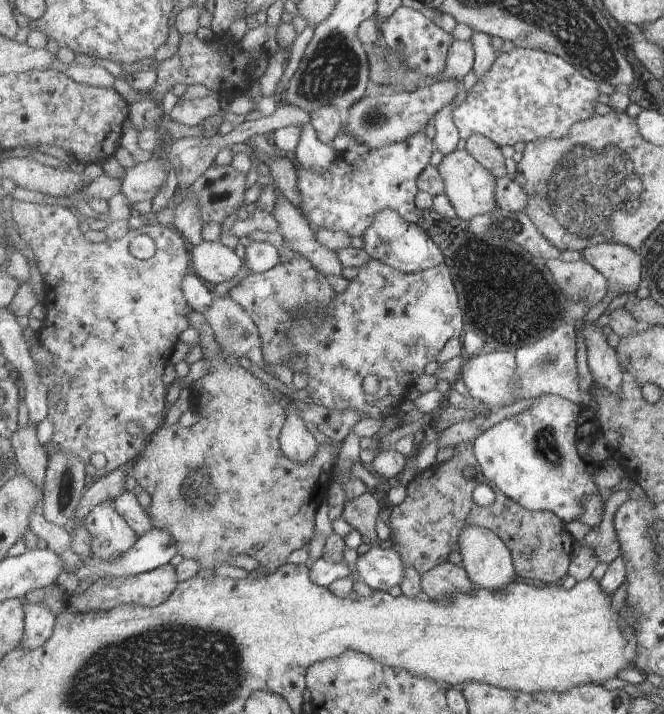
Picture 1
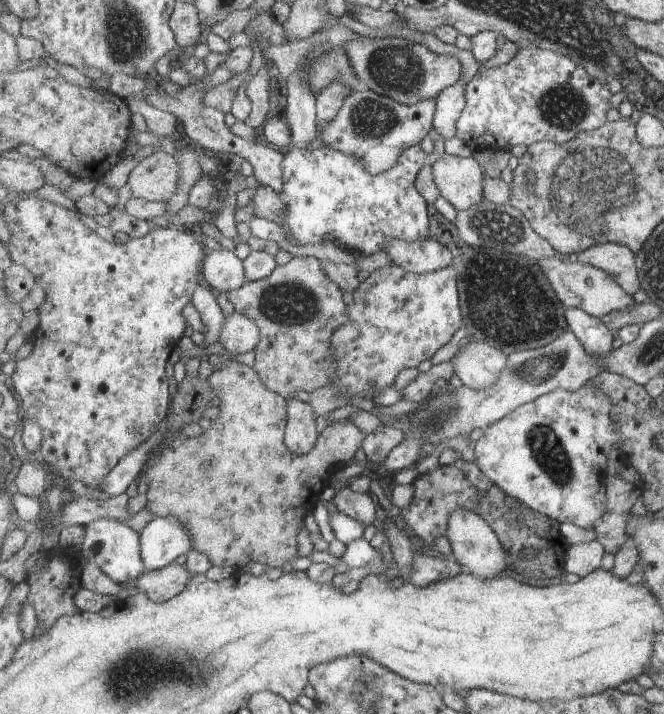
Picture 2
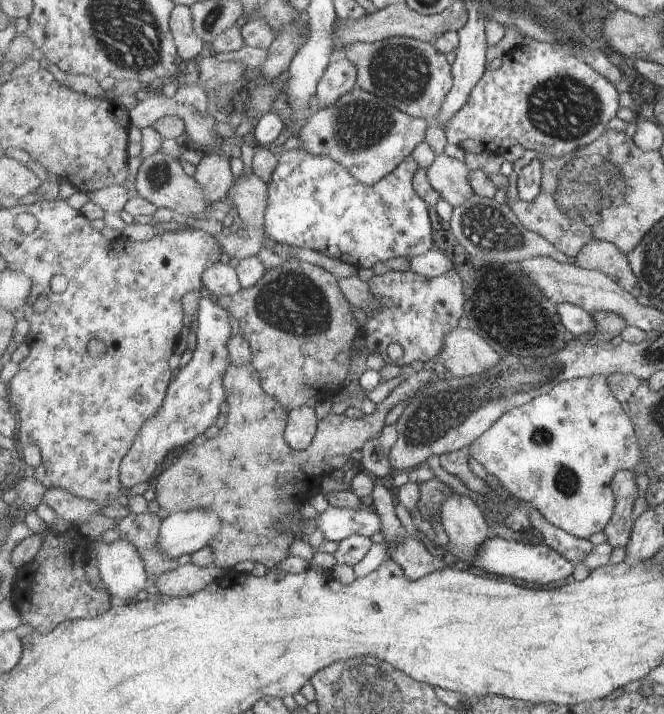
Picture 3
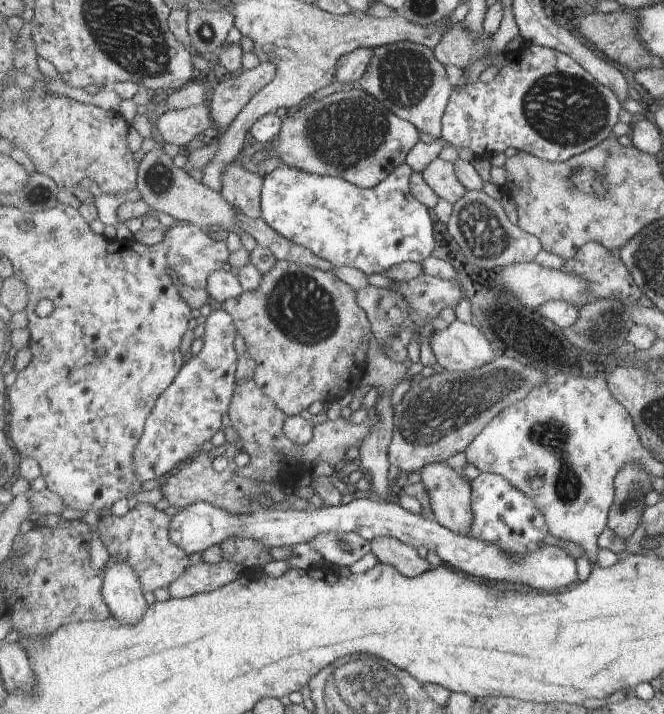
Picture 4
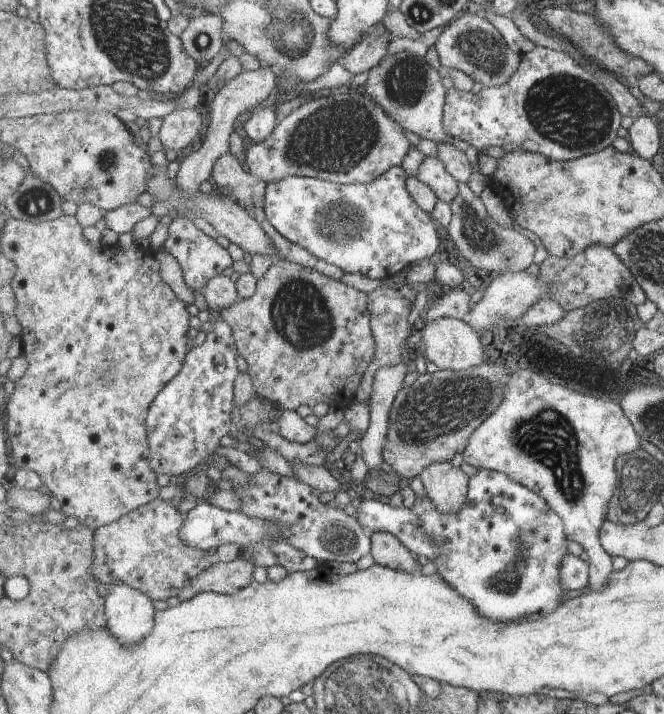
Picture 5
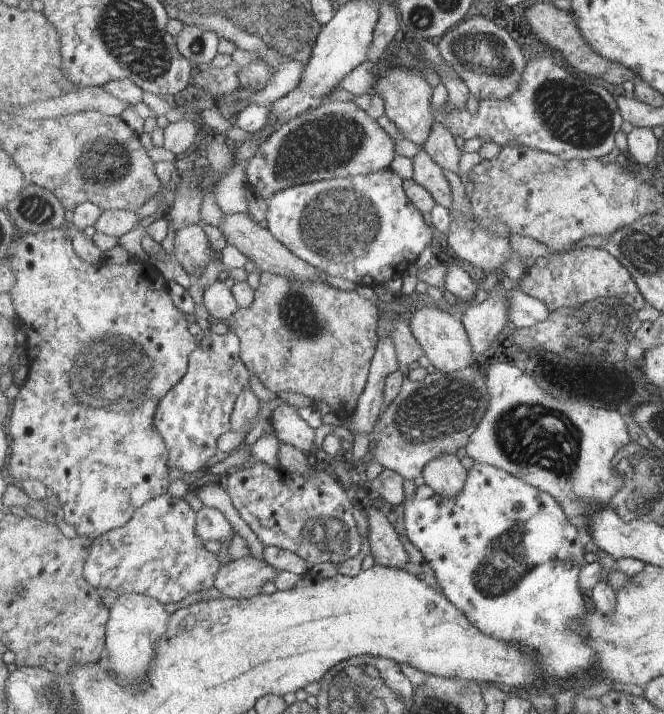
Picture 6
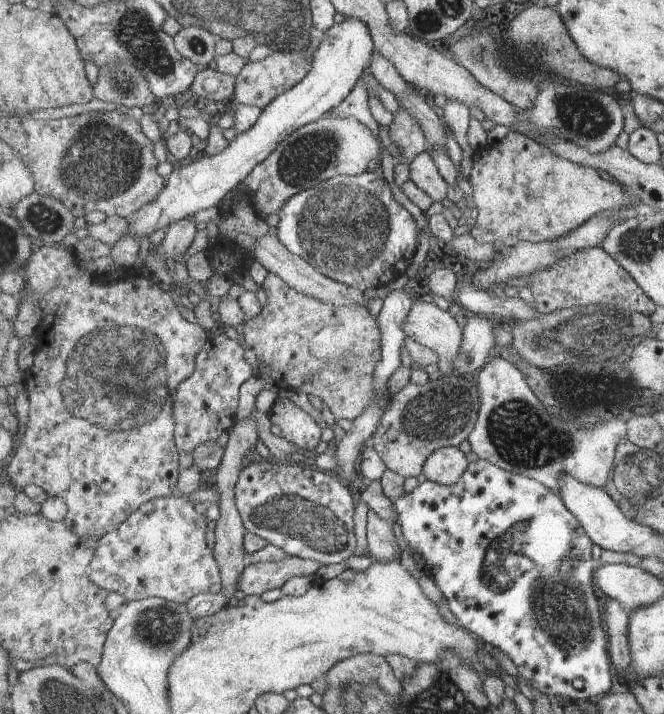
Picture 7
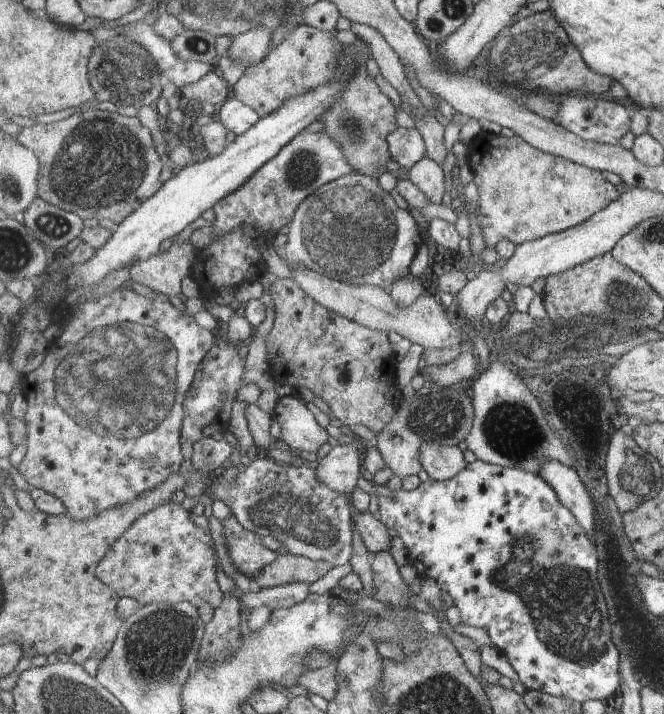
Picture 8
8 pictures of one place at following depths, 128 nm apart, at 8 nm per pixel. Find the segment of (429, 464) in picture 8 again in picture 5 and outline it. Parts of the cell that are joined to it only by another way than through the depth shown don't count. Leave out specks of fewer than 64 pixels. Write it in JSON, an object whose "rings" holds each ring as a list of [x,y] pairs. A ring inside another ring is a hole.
{"rings":[[[453,460],[430,464],[421,472],[420,480],[424,485],[426,496],[429,496],[442,512],[459,512],[465,506],[470,487],[470,477],[457,464],[453,464]]]}

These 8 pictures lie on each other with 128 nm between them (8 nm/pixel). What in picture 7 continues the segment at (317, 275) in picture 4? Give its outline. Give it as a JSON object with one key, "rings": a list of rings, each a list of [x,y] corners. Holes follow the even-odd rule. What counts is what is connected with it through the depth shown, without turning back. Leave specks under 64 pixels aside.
{"rings":[[[268,273],[264,283],[261,285],[266,295],[267,302],[263,306],[263,312],[251,320],[246,319],[241,330],[240,338],[243,341],[244,348],[246,349],[247,360],[254,366],[257,375],[266,374],[274,379],[274,382],[281,390],[292,389],[296,392],[304,392],[317,396],[324,405],[330,409],[335,419],[345,418],[354,421],[358,419],[366,410],[375,402],[375,371],[378,370],[378,364],[381,362],[383,354],[383,332],[379,326],[378,318],[375,318],[368,308],[363,306],[335,306],[334,304],[327,304],[319,298],[314,296],[307,296],[307,293],[299,292],[292,286],[289,286],[283,278],[279,278],[277,274]]]}

